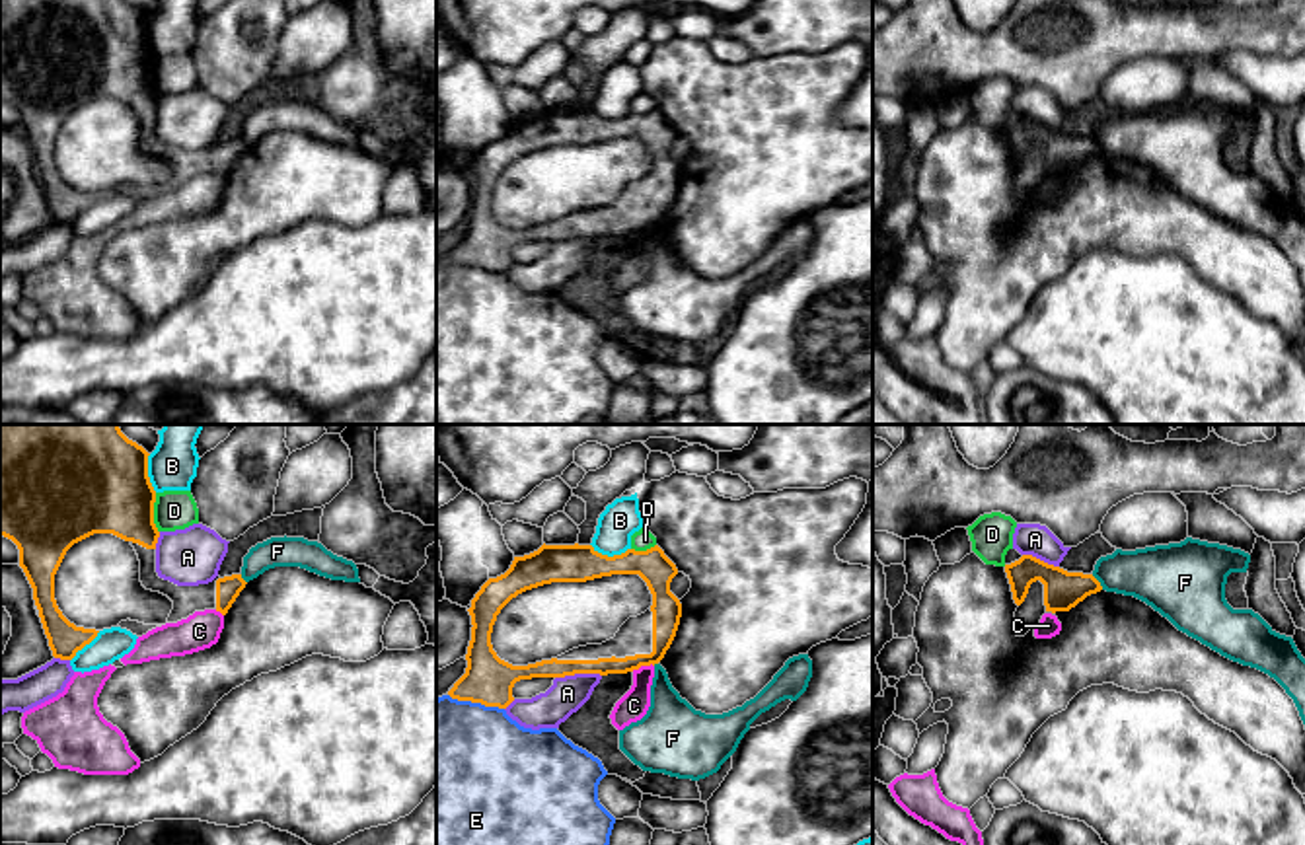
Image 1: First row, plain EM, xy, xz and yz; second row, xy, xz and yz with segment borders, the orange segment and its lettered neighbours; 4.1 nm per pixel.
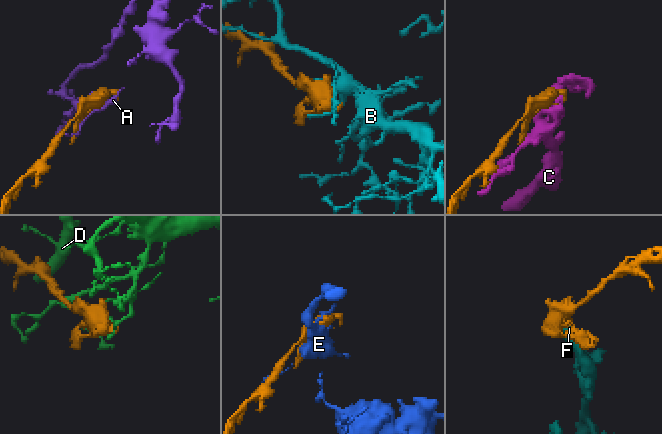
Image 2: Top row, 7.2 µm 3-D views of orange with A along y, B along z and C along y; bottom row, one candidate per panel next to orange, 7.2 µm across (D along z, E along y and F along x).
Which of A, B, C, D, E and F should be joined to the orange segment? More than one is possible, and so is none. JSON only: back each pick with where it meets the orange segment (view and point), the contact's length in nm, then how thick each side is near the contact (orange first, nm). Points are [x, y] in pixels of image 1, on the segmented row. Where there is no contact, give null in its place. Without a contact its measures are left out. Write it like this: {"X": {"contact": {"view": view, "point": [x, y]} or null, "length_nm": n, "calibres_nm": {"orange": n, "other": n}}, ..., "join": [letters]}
{"join": []}

